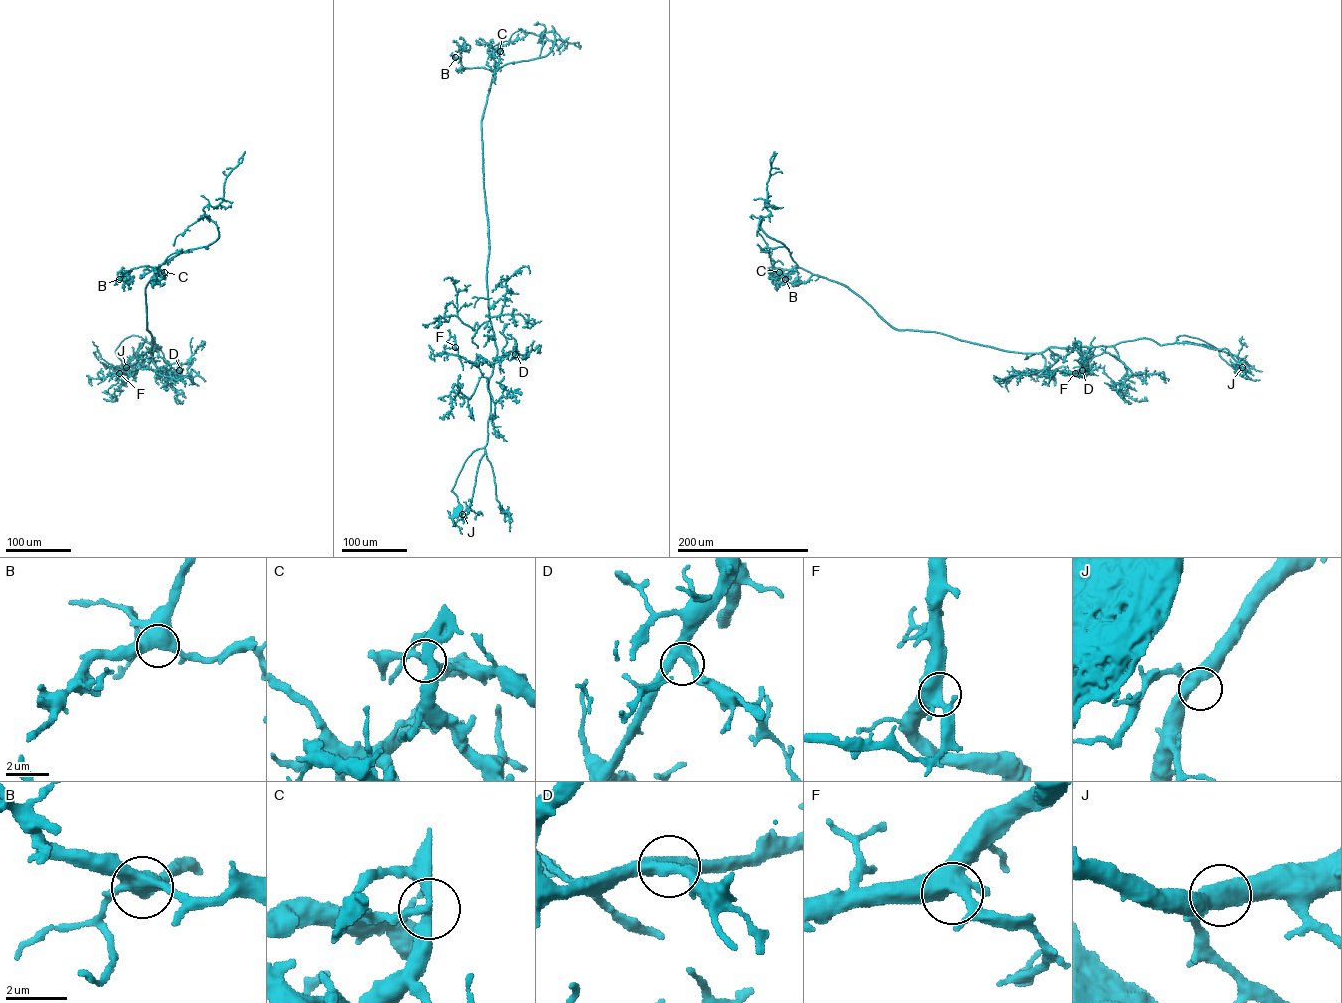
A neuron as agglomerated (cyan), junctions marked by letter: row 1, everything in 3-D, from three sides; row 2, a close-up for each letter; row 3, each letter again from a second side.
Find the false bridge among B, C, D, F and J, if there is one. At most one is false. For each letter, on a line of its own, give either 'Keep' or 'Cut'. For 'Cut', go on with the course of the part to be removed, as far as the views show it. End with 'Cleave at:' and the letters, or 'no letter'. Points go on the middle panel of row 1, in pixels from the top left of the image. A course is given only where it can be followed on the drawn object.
B: Keep
C: Cut
D: Keep
F: Keep
J: Keep
Cleave at: C

